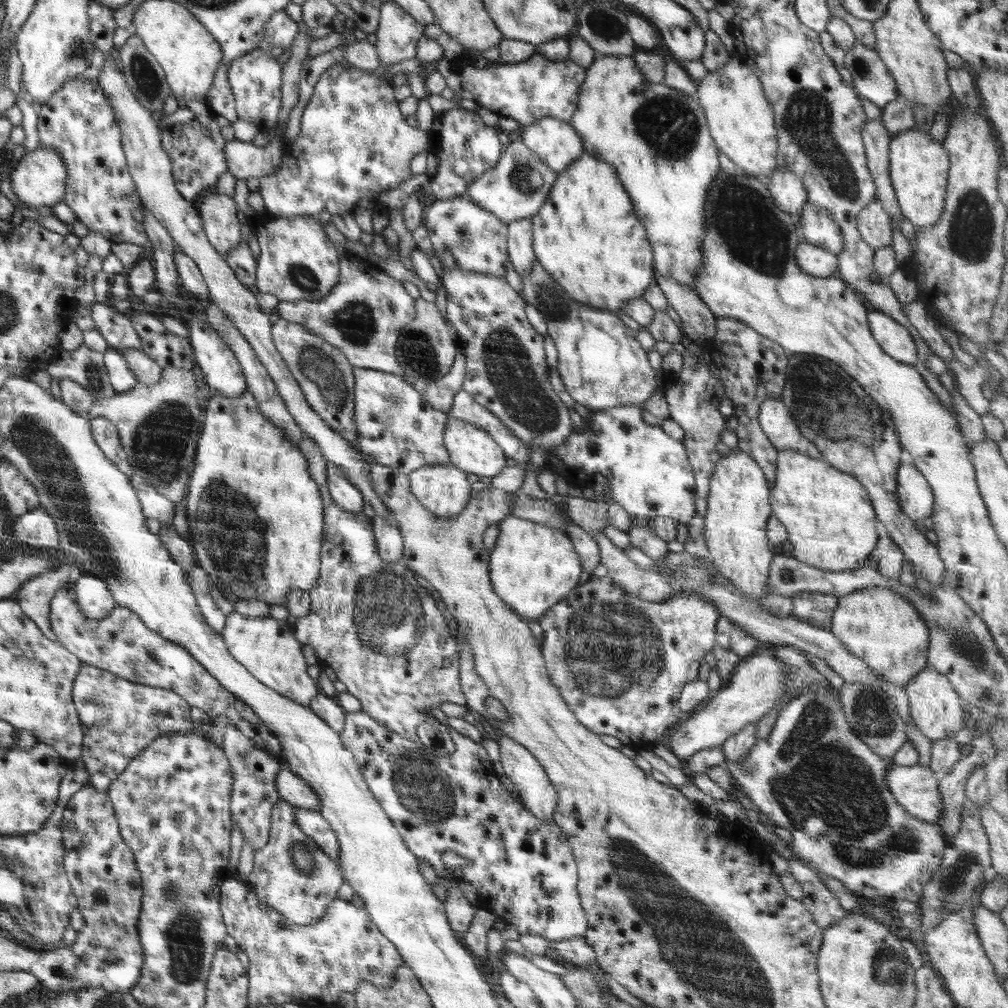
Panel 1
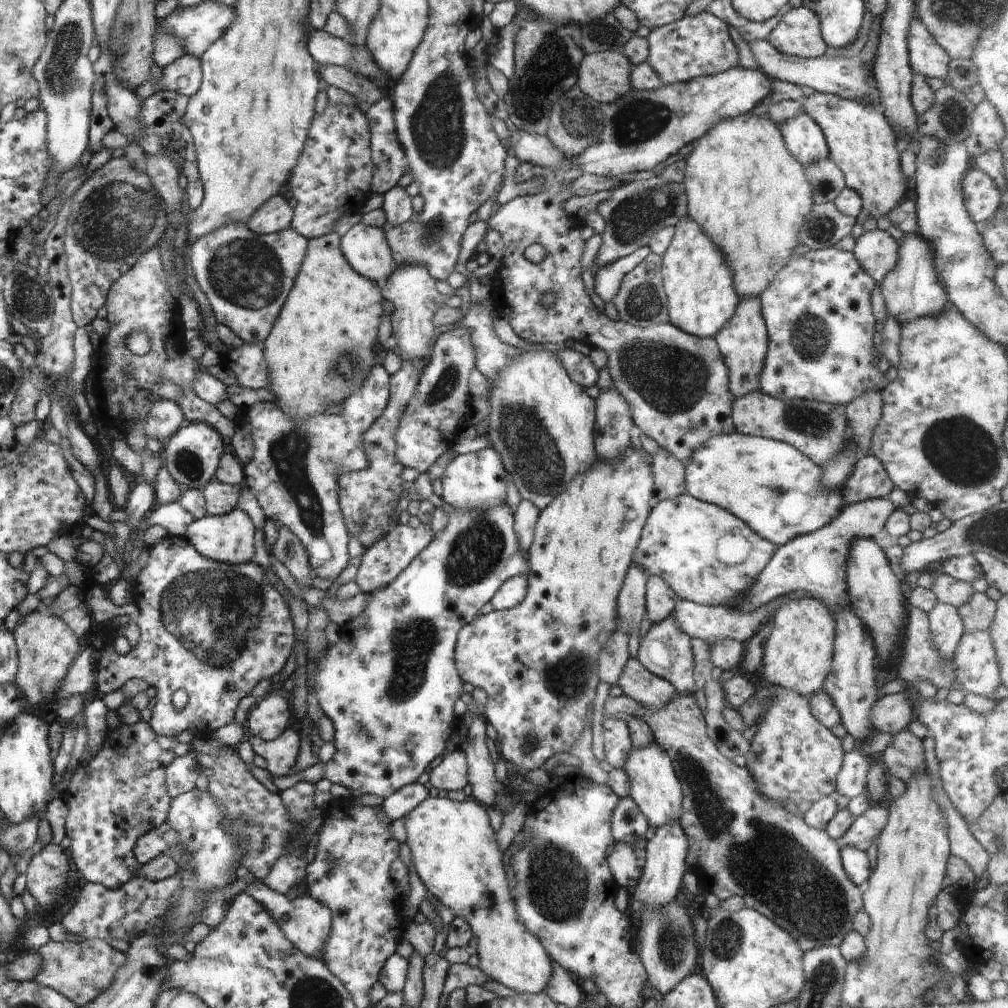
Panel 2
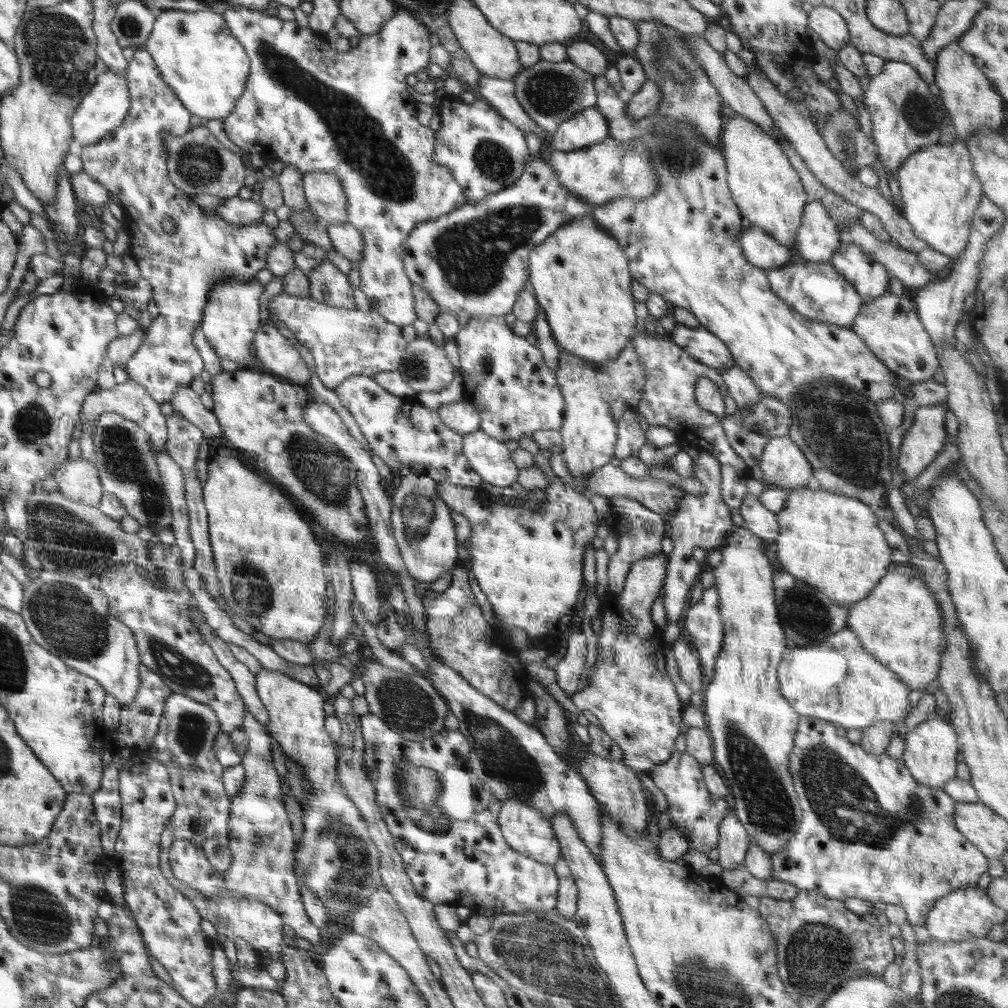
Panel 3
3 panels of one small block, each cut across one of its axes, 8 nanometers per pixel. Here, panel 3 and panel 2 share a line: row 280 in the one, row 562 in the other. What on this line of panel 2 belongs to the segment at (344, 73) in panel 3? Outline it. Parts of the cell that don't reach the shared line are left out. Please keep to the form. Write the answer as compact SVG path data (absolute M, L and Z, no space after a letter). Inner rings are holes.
M420 523L418 528L409 525L396 525L380 541L368 547L361 556L355 583L362 593L370 594L376 589L387 587L434 538L430 525Z

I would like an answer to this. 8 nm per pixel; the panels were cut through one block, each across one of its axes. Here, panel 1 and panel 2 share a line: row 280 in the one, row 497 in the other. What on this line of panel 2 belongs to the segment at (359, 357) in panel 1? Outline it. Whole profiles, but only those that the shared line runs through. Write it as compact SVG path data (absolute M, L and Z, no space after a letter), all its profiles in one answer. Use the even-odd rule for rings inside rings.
M402 359L400 370L390 377L391 395L388 406L362 435L361 445L367 458L366 467L357 471L340 471L337 476L339 505L345 520L345 527L349 536L357 538L365 549L382 540L382 534L391 528L390 524L393 522L392 515L396 510L398 496L403 492L404 480L400 477L400 473L404 467L399 463L395 453L397 449L395 434L408 401L416 390L424 366L426 363L423 361Z

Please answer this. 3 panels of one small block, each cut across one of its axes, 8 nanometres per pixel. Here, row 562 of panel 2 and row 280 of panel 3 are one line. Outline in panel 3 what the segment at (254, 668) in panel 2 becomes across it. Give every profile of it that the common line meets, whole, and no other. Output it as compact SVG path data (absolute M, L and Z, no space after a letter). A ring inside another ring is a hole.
M137 49L131 61L127 62L127 81L131 94L131 107L126 118L113 130L100 137L98 142L83 146L80 150L82 171L107 188L120 200L123 224L131 230L129 255L136 261L141 276L152 287L155 316L145 329L145 340L130 357L124 370L128 381L136 382L146 388L146 392L158 403L168 403L178 387L188 387L195 376L201 375L203 361L194 346L193 334L201 324L203 312L209 298L209 292L225 278L243 278L252 281L258 270L267 268L269 250L278 243L273 230L260 220L247 225L228 224L219 214L205 209L191 201L167 175L168 152L162 134L169 132L173 136L184 136L190 130L192 113L178 100L170 85L162 80L158 67L149 50ZM172 220L174 230L165 232L162 222Z

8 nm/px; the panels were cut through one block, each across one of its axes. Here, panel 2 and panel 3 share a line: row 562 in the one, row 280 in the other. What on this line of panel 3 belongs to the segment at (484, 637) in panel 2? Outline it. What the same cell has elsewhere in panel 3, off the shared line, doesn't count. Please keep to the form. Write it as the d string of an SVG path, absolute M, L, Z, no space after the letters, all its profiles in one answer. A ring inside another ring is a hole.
M585 214L562 225L529 254L528 285L545 312L555 341L561 351L568 351L570 355L584 358L584 361L610 363L626 348L629 340L637 335L638 318L634 313L632 280L629 260L619 247L618 241L603 230L591 214Z

